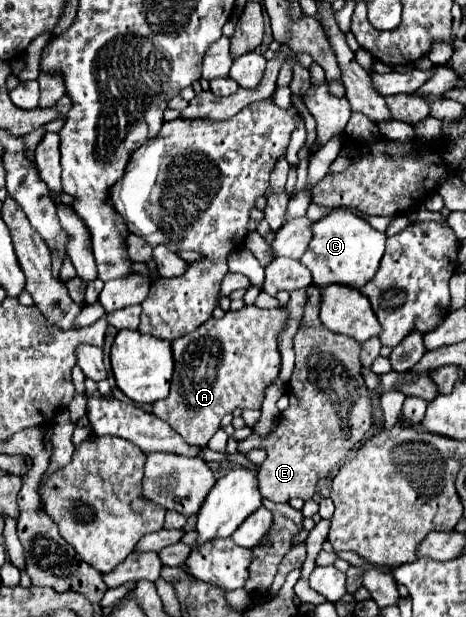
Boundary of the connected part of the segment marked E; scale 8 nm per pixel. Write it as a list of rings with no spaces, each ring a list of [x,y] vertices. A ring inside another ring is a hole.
[[[308,287],[305,314],[295,334],[295,372],[289,382],[289,408],[281,414],[277,430],[265,438],[251,434],[237,444],[245,454],[251,448],[265,448],[267,460],[259,466],[259,492],[273,502],[289,498],[309,500],[315,494],[315,482],[345,460],[371,428],[371,392],[361,378],[361,344],[349,336],[329,332],[319,318],[320,288]]]

